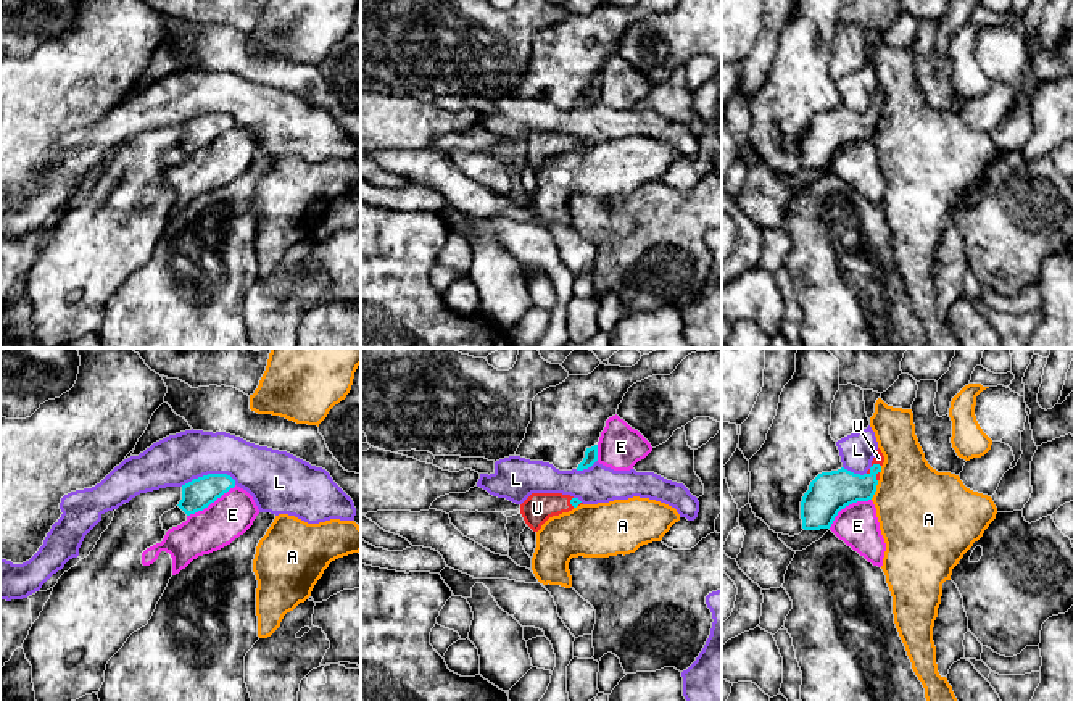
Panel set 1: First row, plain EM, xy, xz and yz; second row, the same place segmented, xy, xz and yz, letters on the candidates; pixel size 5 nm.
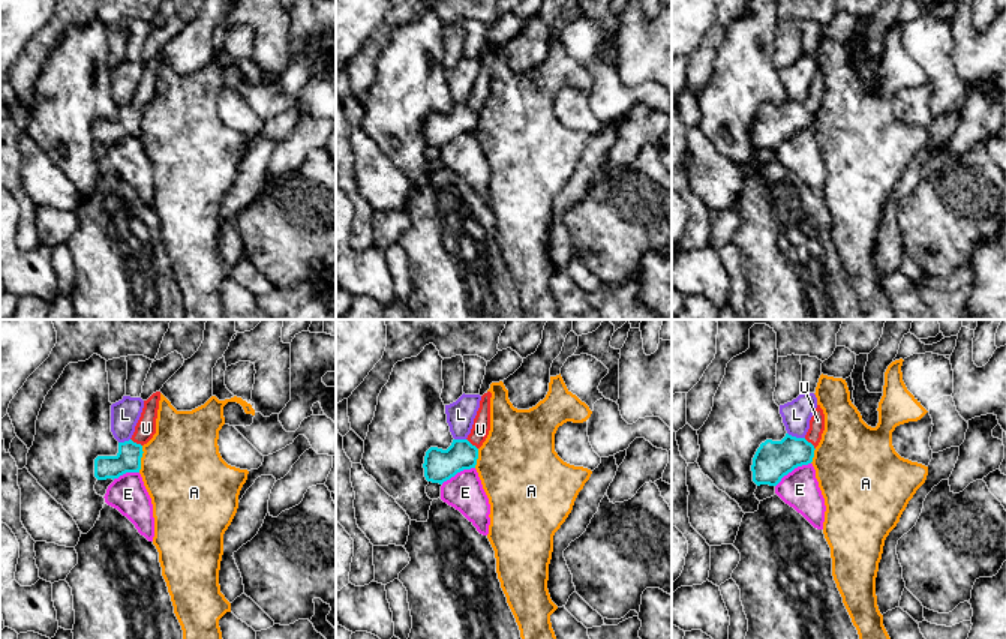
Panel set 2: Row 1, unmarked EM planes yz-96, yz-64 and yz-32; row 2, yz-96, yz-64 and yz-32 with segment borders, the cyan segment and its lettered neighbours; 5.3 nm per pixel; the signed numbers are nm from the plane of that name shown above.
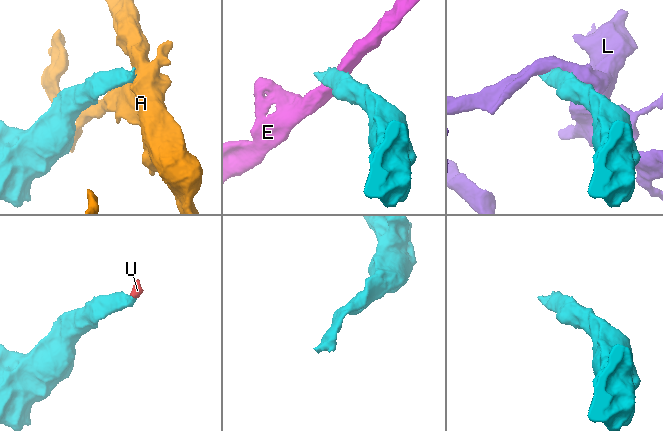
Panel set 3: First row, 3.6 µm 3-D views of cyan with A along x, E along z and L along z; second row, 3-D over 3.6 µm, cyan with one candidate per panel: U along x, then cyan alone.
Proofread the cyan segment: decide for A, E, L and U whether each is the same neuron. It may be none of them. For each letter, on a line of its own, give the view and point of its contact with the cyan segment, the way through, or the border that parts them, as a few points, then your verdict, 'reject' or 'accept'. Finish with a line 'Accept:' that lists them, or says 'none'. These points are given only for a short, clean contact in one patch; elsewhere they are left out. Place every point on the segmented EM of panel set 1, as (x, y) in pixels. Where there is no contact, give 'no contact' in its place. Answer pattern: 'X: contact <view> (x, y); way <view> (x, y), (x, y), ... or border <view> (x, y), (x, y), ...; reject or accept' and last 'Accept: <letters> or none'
A: contact yz (875, 490); border yz (878, 481), (877, 490), (870, 498); reject
E: contact xy (211, 501); reject
L: contact xy (208, 474); border xy (236, 481), (226, 474), (203, 474), (181, 485); reject
U: contact xz (571, 501); way xz (574, 501), (571, 501), (537, 508); accept
Accept: U

